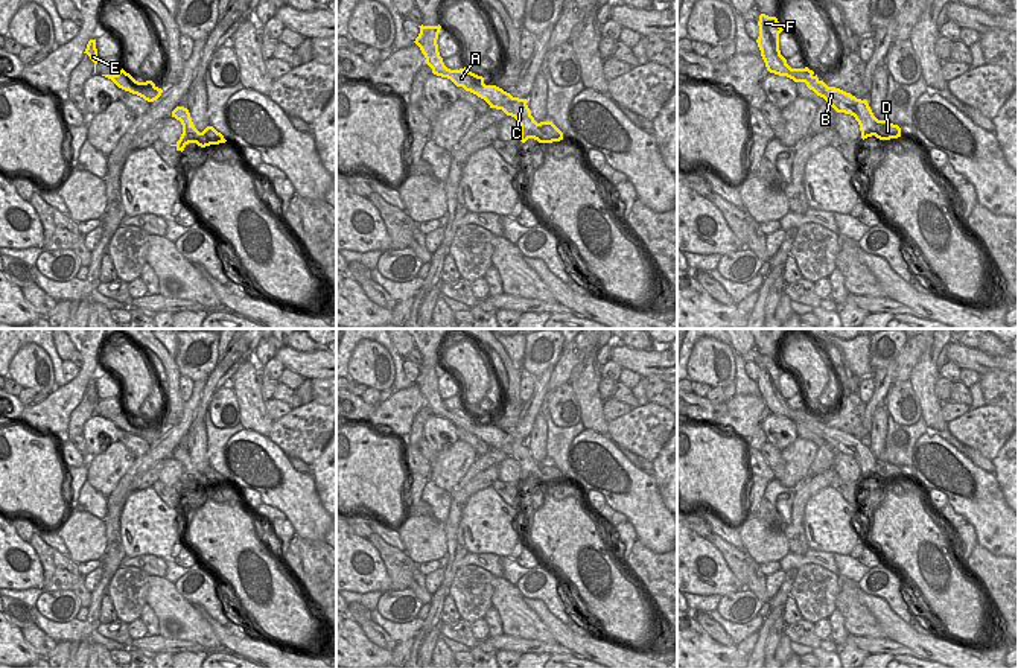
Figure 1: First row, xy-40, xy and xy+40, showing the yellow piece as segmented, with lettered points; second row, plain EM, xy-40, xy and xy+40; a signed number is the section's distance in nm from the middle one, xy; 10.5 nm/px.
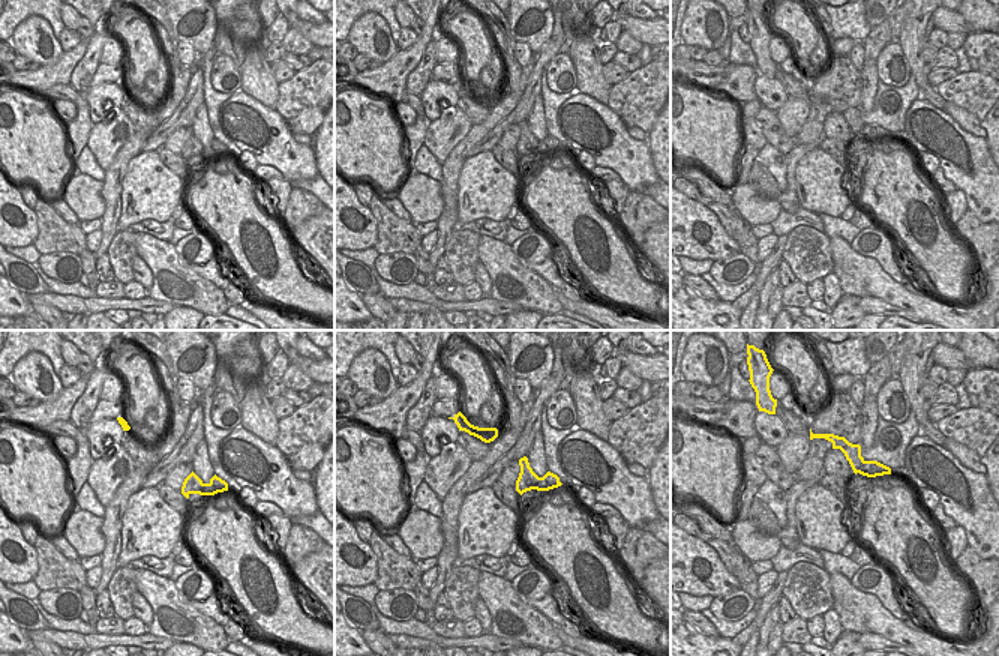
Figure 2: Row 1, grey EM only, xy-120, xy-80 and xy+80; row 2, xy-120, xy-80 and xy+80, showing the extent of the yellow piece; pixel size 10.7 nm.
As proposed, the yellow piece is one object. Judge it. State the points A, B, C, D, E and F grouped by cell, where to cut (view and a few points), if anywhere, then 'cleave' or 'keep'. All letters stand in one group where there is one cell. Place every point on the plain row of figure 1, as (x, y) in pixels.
groups A B C E F / D; cut xy (540, 464), (540, 475), (536, 480); cleave

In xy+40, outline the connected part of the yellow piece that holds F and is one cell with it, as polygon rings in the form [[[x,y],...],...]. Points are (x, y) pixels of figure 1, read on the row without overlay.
[[[759,356],[759,377],[756,380],[761,397],[770,414],[787,417],[794,423],[805,423],[810,431],[823,438],[837,453],[851,455],[860,466],[861,479],[872,478],[876,472],[876,458],[867,441],[857,440],[835,428],[828,428],[817,415],[805,409],[791,409],[779,391],[779,374],[784,371],[776,358]]]

